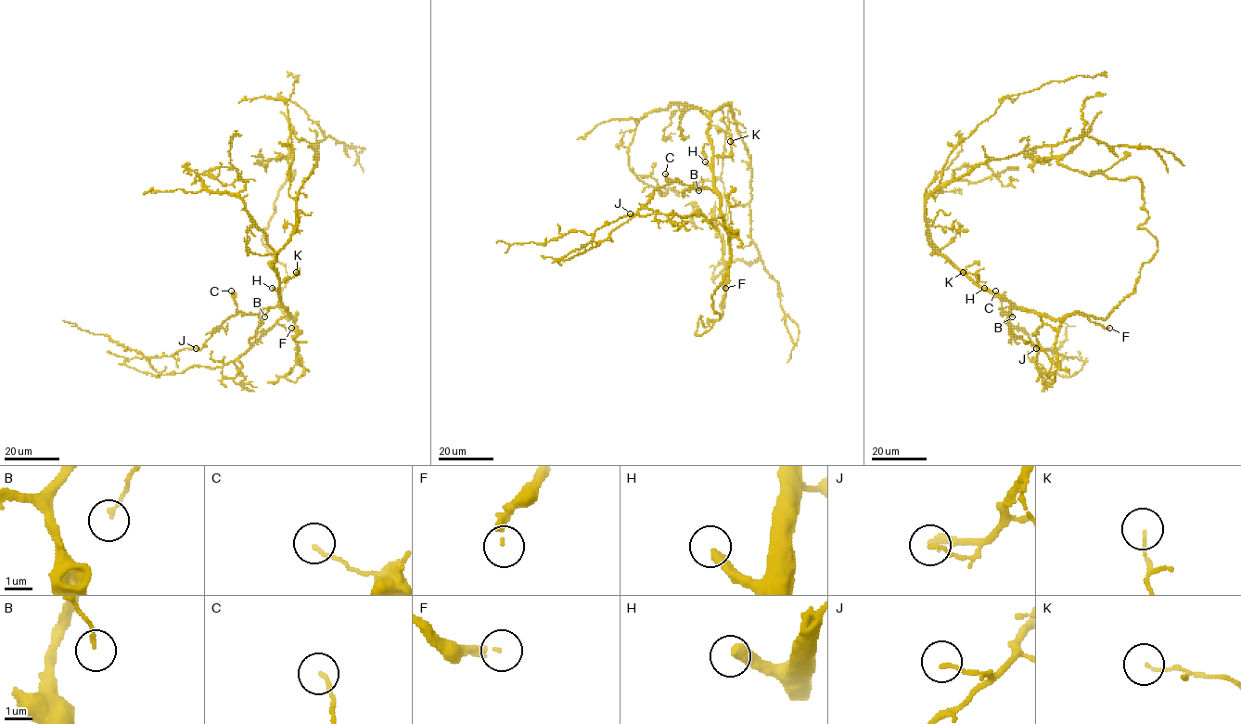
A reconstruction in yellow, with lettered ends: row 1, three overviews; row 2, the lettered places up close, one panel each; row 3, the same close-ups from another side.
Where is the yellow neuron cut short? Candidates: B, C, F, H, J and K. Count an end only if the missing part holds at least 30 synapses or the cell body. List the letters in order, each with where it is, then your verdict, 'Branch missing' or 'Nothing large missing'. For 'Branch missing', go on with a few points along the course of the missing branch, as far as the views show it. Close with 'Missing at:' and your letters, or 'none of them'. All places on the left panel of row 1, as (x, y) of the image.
B: Place: (264, 316). Nothing large missing
C: Place: (231, 290). Nothing large missing
F: Place: (291, 328). Branch missing. Course of what is missing: (291, 328), (283, 331), (249, 362), (212, 381), (196, 395), (185, 400), (192, 407), (210, 407), (211, 410)
H: Place: (272, 288). Branch missing. Course of what is missing: (272, 288), (249, 286), (220, 267), (182, 260), (171, 238), (158, 228), (122, 242), (88, 269), (86, 278)
J: Place: (196, 348). Nothing large missing
K: Place: (296, 272). Nothing large missing
Missing at: F, H

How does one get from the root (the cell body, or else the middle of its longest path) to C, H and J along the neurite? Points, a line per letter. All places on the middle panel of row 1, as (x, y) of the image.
C: (719, 191), (682, 186), (666, 180), (665, 174)
H: (719, 191), (712, 169), (705, 161)
J: (719, 191), (671, 181), (657, 187), (634, 215), (630, 213)

